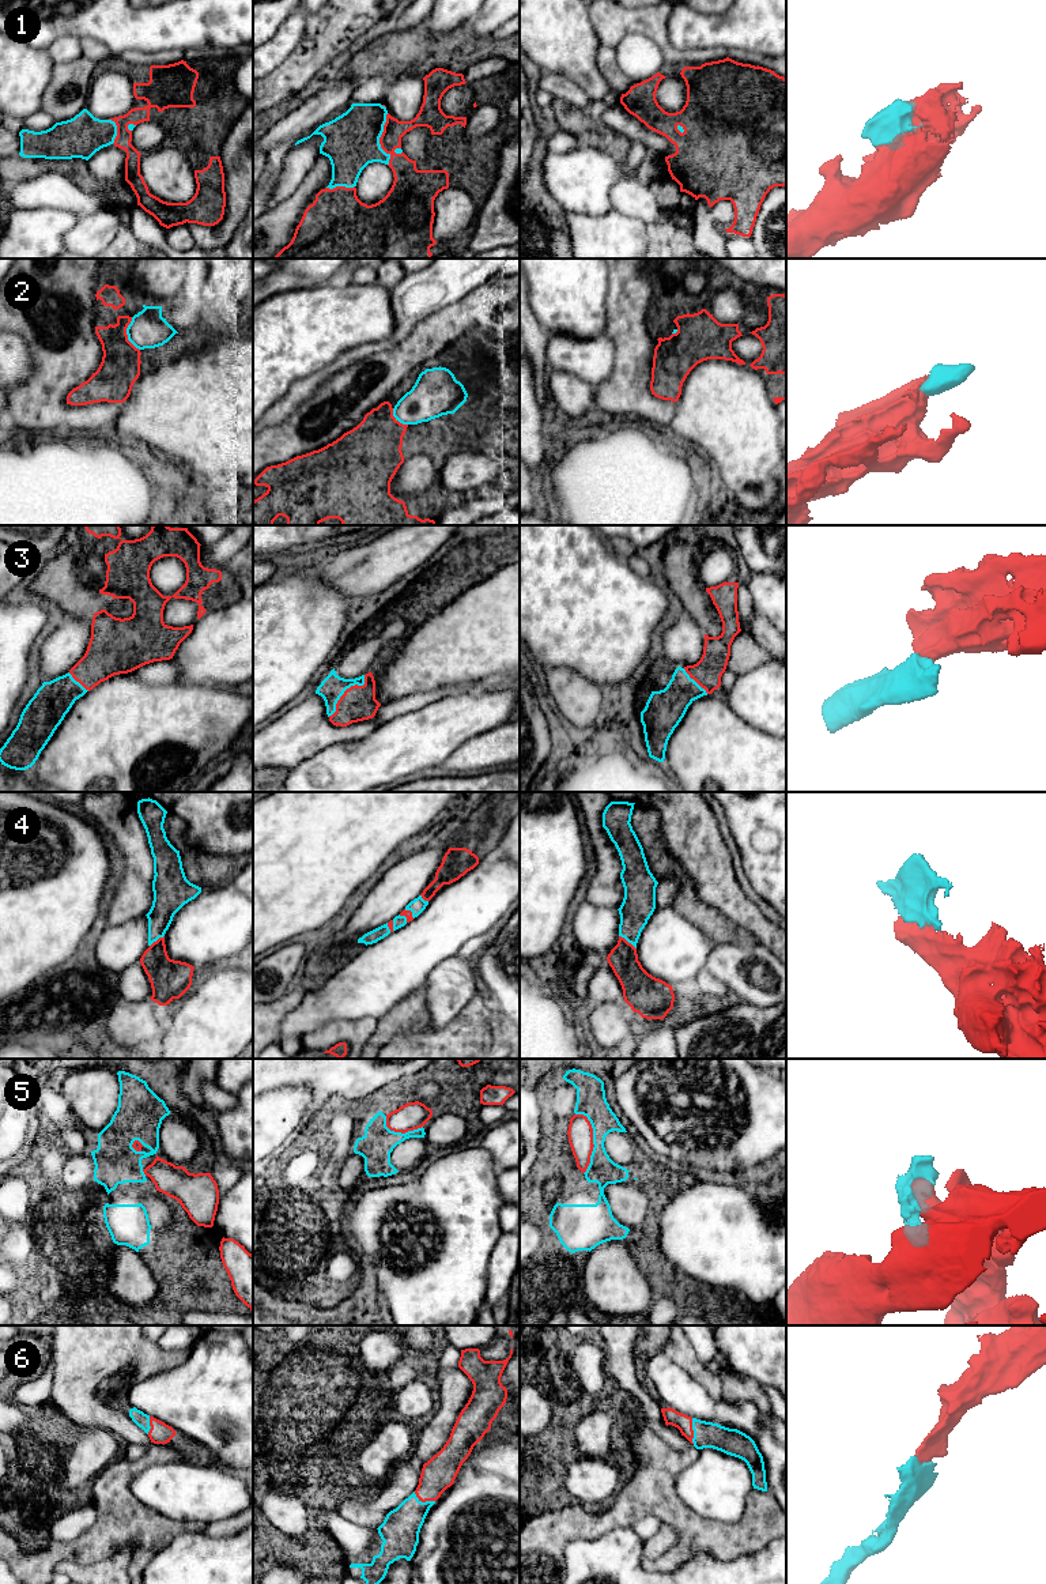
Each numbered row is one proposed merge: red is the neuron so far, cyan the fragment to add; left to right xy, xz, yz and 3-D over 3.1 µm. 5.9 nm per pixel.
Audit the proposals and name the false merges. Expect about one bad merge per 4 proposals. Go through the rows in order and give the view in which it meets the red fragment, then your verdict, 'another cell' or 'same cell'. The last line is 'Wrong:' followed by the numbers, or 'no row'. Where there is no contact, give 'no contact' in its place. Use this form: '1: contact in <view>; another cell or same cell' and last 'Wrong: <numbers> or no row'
1: contact in xz; same cell
2: contact in xy; same cell
3: contact in xz; same cell
4: contact in yz; same cell
5: contact in yz; another cell
6: contact in yz; same cell
Wrong: 5

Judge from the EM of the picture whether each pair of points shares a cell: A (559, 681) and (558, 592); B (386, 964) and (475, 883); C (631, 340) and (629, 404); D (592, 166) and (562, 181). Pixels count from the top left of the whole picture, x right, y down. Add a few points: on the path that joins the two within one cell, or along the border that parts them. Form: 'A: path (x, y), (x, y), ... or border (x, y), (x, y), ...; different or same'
A: border (547, 670), (567, 667), (589, 679); different
B: path (408, 950), (453, 905); same
C: path (631, 357), (629, 388); same
D: path (585, 173), (578, 180), (569, 180); same

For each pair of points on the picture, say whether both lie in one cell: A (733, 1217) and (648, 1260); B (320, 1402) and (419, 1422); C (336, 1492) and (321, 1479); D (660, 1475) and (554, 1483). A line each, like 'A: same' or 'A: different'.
A: different
B: same
C: same
D: different

